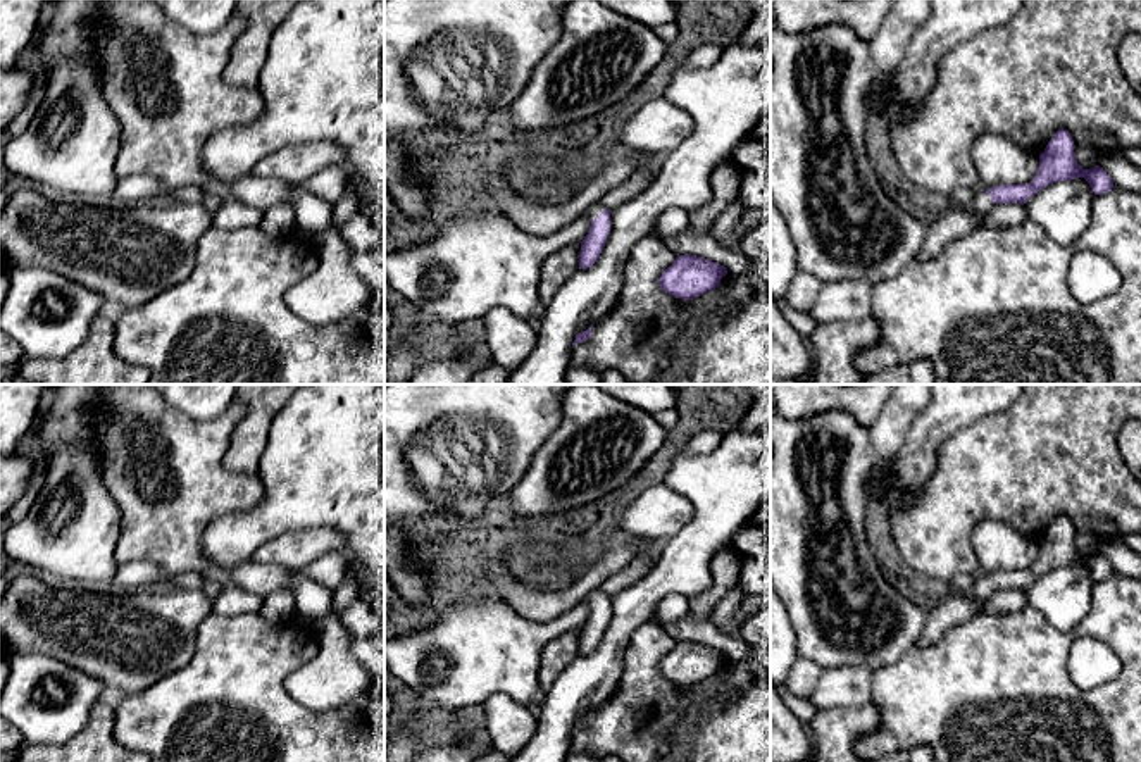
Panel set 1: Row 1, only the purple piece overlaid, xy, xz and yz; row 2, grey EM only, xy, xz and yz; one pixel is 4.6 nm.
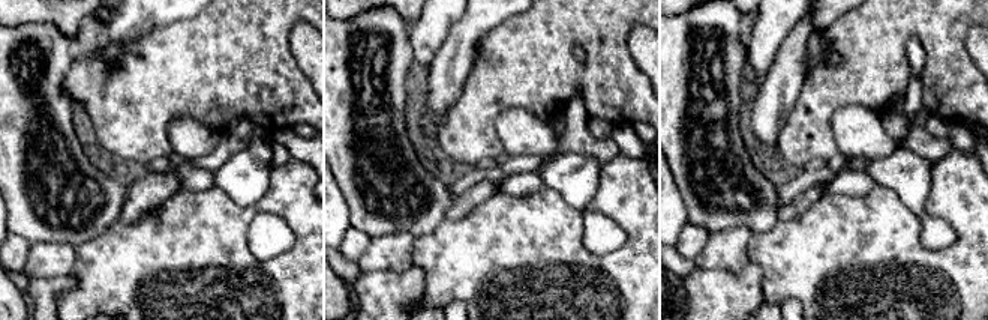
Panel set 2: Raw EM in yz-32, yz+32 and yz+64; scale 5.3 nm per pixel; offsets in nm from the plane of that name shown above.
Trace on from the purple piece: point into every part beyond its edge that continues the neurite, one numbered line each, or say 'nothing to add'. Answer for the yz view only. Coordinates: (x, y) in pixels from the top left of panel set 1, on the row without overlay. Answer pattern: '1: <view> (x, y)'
1: yz (983, 587)

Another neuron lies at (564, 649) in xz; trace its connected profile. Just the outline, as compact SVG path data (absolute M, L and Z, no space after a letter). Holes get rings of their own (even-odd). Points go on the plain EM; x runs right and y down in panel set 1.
M581 628L553 638L541 652L539 688L548 691L555 678L579 655Z

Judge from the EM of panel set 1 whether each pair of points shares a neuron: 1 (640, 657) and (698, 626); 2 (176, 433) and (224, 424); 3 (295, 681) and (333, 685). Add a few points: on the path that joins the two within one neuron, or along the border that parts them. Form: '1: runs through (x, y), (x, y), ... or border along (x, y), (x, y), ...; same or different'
1: border along (650, 621), (659, 624), (676, 642); different
2: runs through (188, 433), (212, 433); same
3: runs through (304, 683), (324, 683); same

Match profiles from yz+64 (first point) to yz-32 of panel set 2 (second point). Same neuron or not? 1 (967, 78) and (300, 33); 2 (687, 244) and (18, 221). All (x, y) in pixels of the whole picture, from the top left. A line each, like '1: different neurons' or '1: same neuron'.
1: different neurons
2: different neurons

